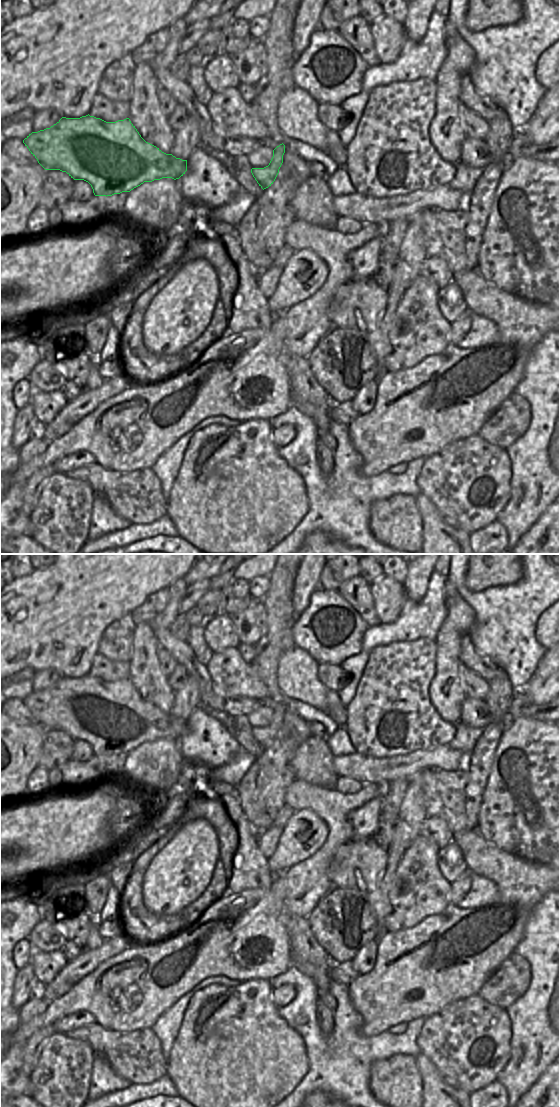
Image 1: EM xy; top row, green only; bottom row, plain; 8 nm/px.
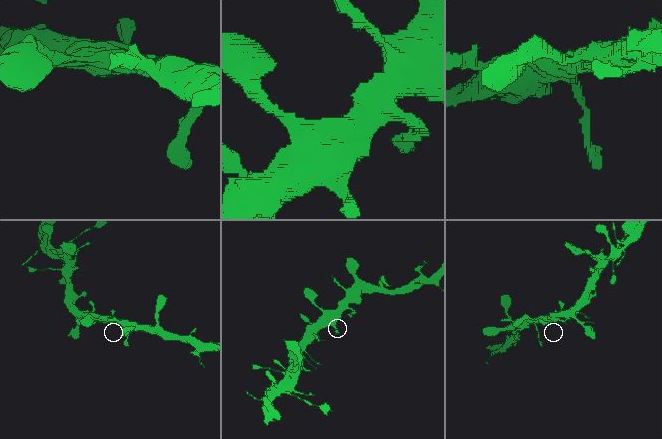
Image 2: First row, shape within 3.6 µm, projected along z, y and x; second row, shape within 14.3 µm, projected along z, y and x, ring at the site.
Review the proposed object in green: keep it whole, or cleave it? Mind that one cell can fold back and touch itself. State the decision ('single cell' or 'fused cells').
single cell

